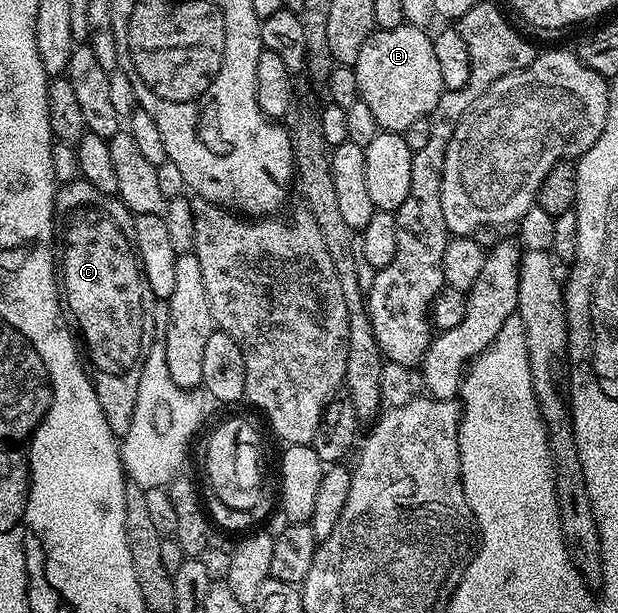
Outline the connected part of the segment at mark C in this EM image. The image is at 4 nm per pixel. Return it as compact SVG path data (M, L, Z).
M83 178L63 185L56 193L56 207L62 210L62 224L64 220L64 276L62 272L62 296L66 301L67 311L70 313L74 324L74 319L76 319L77 325L75 324L75 327L78 329L78 340L80 343L78 351L88 377L92 379L94 394L98 394L98 406L102 406L102 414L106 414L106 426L110 426L110 430L118 438L123 438L126 430L130 430L131 420L134 419L134 402L138 402L138 378L142 378L142 366L144 365L144 353L146 351L146 304L144 308L144 296L146 297L146 285L142 279L138 257L134 251L134 244L130 239L129 233L125 229L125 233L120 229L119 222L103 208L103 204L106 204L104 195L98 190L94 190L94 186L90 186L90 182L86 182Z

